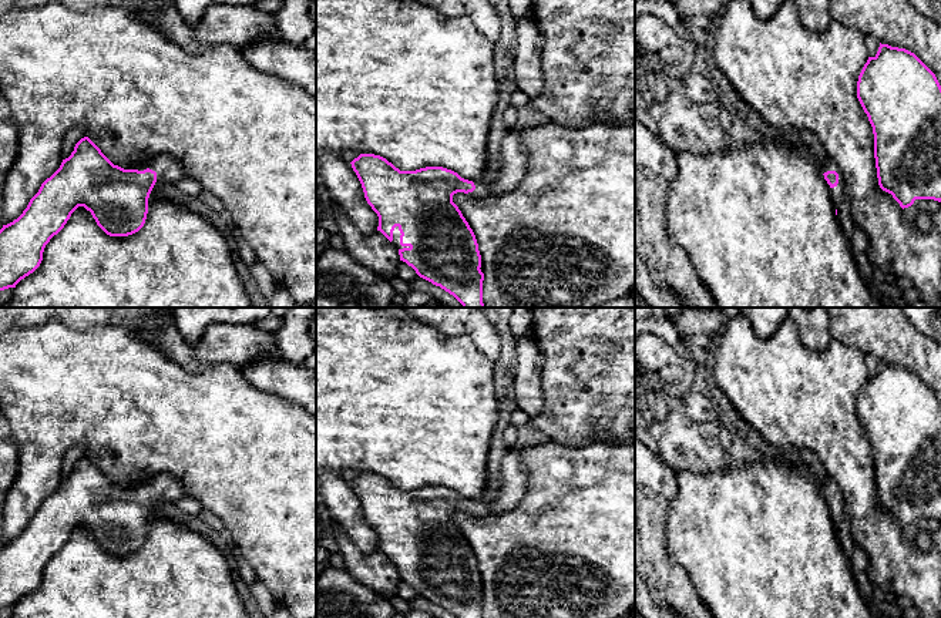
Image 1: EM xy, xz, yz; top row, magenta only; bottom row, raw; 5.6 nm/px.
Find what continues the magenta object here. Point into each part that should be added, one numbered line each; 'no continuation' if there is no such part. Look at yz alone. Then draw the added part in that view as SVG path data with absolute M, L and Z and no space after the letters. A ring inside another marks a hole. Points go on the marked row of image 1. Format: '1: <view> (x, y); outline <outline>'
no continuation

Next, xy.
no continuation

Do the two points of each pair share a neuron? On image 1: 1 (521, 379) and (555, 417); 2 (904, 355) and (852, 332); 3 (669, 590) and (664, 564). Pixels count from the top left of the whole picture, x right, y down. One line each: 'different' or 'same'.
1: different
2: same
3: same

